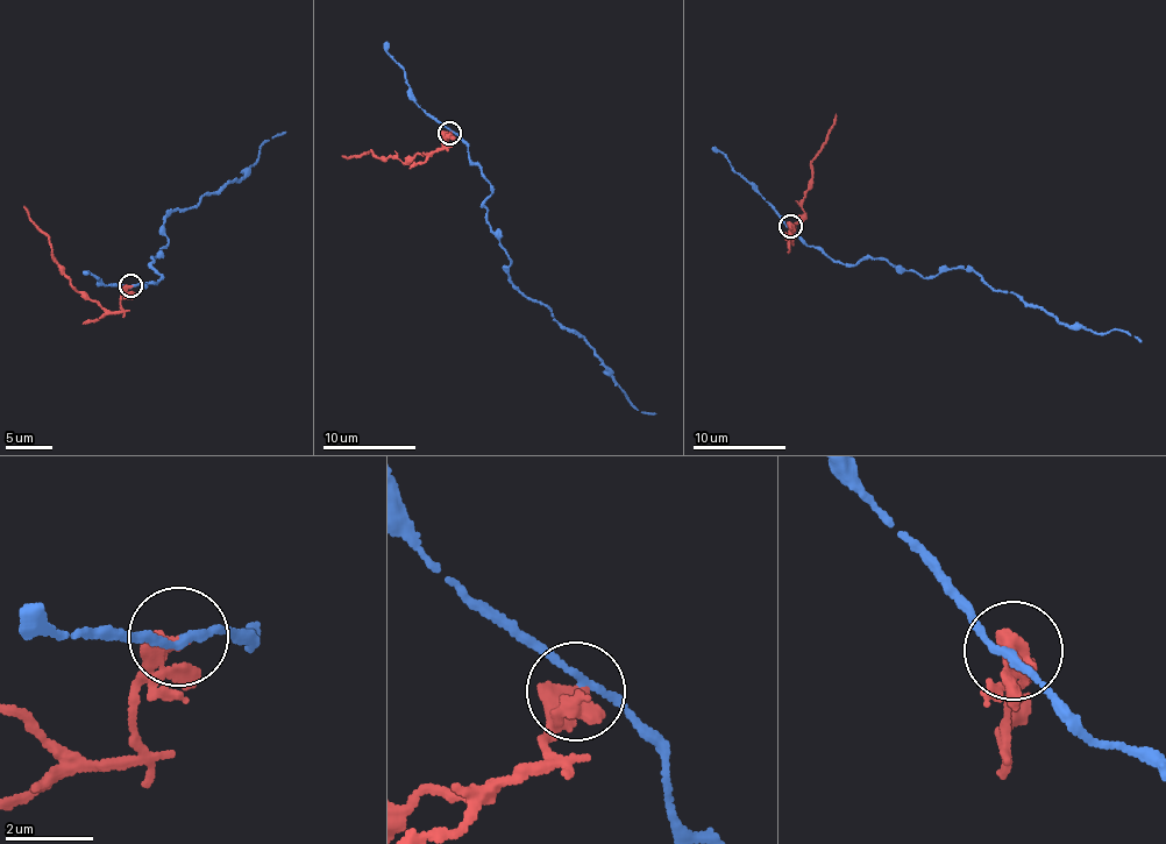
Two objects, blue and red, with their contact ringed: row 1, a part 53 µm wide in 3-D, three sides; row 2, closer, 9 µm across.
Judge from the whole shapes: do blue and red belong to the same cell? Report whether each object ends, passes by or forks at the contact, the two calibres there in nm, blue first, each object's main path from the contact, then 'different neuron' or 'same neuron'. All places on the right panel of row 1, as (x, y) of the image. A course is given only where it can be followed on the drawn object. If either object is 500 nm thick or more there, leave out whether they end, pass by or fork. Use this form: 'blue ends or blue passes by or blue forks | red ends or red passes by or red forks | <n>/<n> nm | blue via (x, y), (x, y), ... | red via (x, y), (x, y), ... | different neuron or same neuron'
blue passes by | red ends | 150/440 nm | blue via (790, 225), (846, 266), (887, 259), (924, 277), (961, 267), (1064, 324), (1118, 330), (1140, 342) | red via (790, 225), (788, 245), (812, 176), (811, 160), (818, 154), (836, 114) | different neuron

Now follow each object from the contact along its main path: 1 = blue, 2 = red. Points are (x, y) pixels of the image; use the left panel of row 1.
1: (129, 285), (162, 279), (151, 255), (166, 246), (164, 218), (241, 179), (260, 147), (286, 133)
2: (129, 285), (118, 312), (106, 311), (84, 298), (51, 250), (50, 240), (29, 218), (25, 205)

